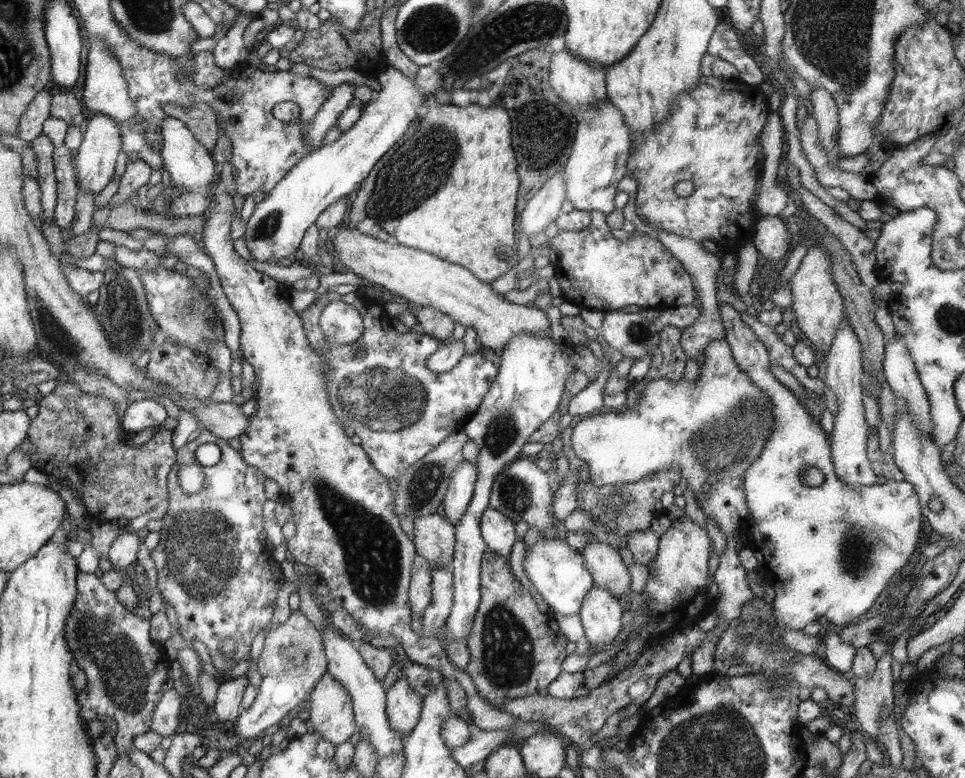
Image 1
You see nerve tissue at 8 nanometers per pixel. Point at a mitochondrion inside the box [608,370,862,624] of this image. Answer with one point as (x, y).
(715, 444)

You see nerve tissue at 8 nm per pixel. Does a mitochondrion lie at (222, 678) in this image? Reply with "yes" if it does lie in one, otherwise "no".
no

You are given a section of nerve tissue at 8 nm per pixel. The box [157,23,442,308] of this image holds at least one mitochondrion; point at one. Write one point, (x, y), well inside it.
(269, 224)

